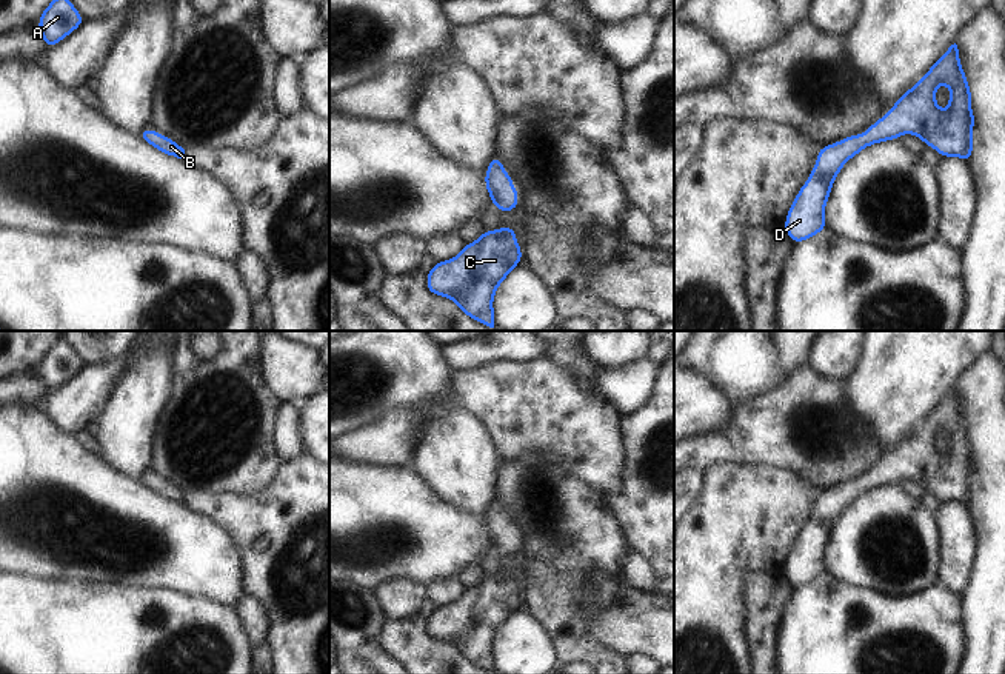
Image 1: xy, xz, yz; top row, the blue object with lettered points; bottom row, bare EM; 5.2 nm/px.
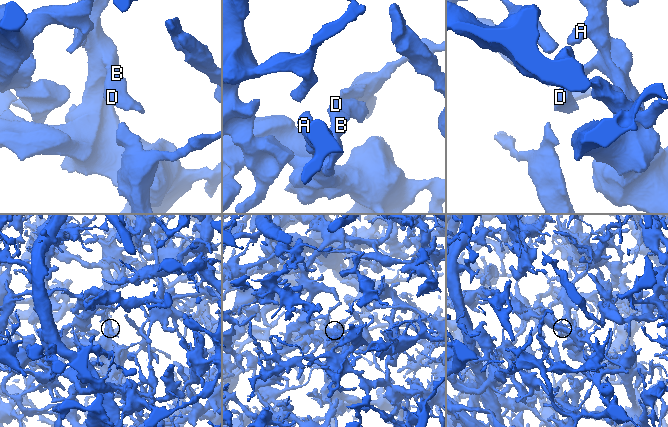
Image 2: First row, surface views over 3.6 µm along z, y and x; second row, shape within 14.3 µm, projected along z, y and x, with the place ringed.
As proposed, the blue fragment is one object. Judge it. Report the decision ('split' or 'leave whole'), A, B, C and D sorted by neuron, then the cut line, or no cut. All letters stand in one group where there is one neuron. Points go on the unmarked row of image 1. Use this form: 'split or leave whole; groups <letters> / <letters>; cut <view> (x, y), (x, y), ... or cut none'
leave whole; groups A B C D; cut none

